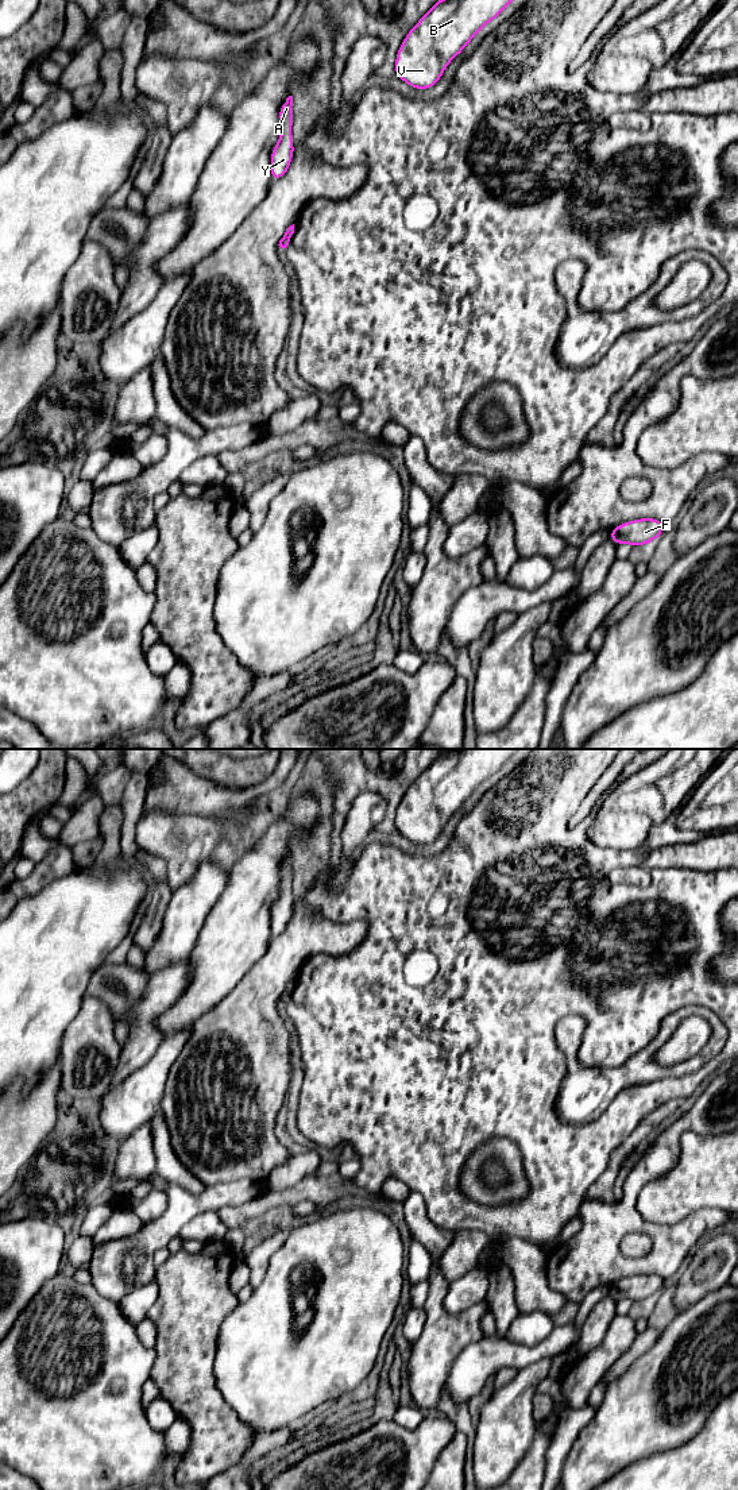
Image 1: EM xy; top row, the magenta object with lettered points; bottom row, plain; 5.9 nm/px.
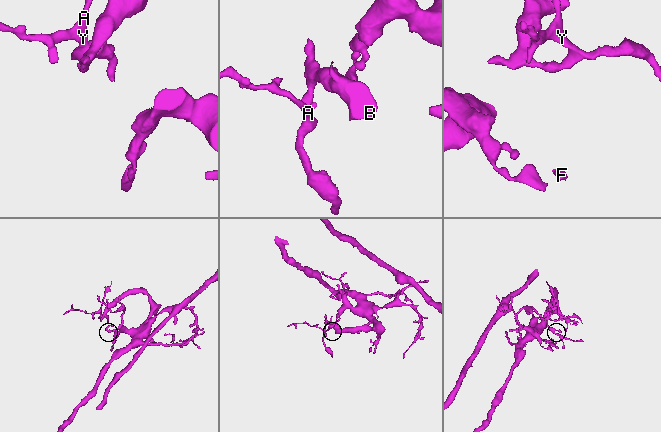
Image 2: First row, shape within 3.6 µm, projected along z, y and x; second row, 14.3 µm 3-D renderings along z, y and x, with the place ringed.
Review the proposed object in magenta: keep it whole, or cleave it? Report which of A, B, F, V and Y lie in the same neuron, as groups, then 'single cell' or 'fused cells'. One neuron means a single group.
groups A Y / B F V; fused cells

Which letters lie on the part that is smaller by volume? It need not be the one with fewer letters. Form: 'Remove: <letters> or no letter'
Remove: A, Y

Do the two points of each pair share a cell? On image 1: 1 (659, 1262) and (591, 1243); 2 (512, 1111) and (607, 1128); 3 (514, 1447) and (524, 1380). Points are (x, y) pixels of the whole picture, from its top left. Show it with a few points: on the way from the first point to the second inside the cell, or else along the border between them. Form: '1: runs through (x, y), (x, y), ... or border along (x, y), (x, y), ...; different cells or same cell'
1: runs through (642, 1265), (613, 1265), (607, 1259); same cell
2: runs through (536, 1127), (551, 1142), (583, 1142); same cell
3: runs through (514, 1431), (514, 1400), (517, 1396); same cell

